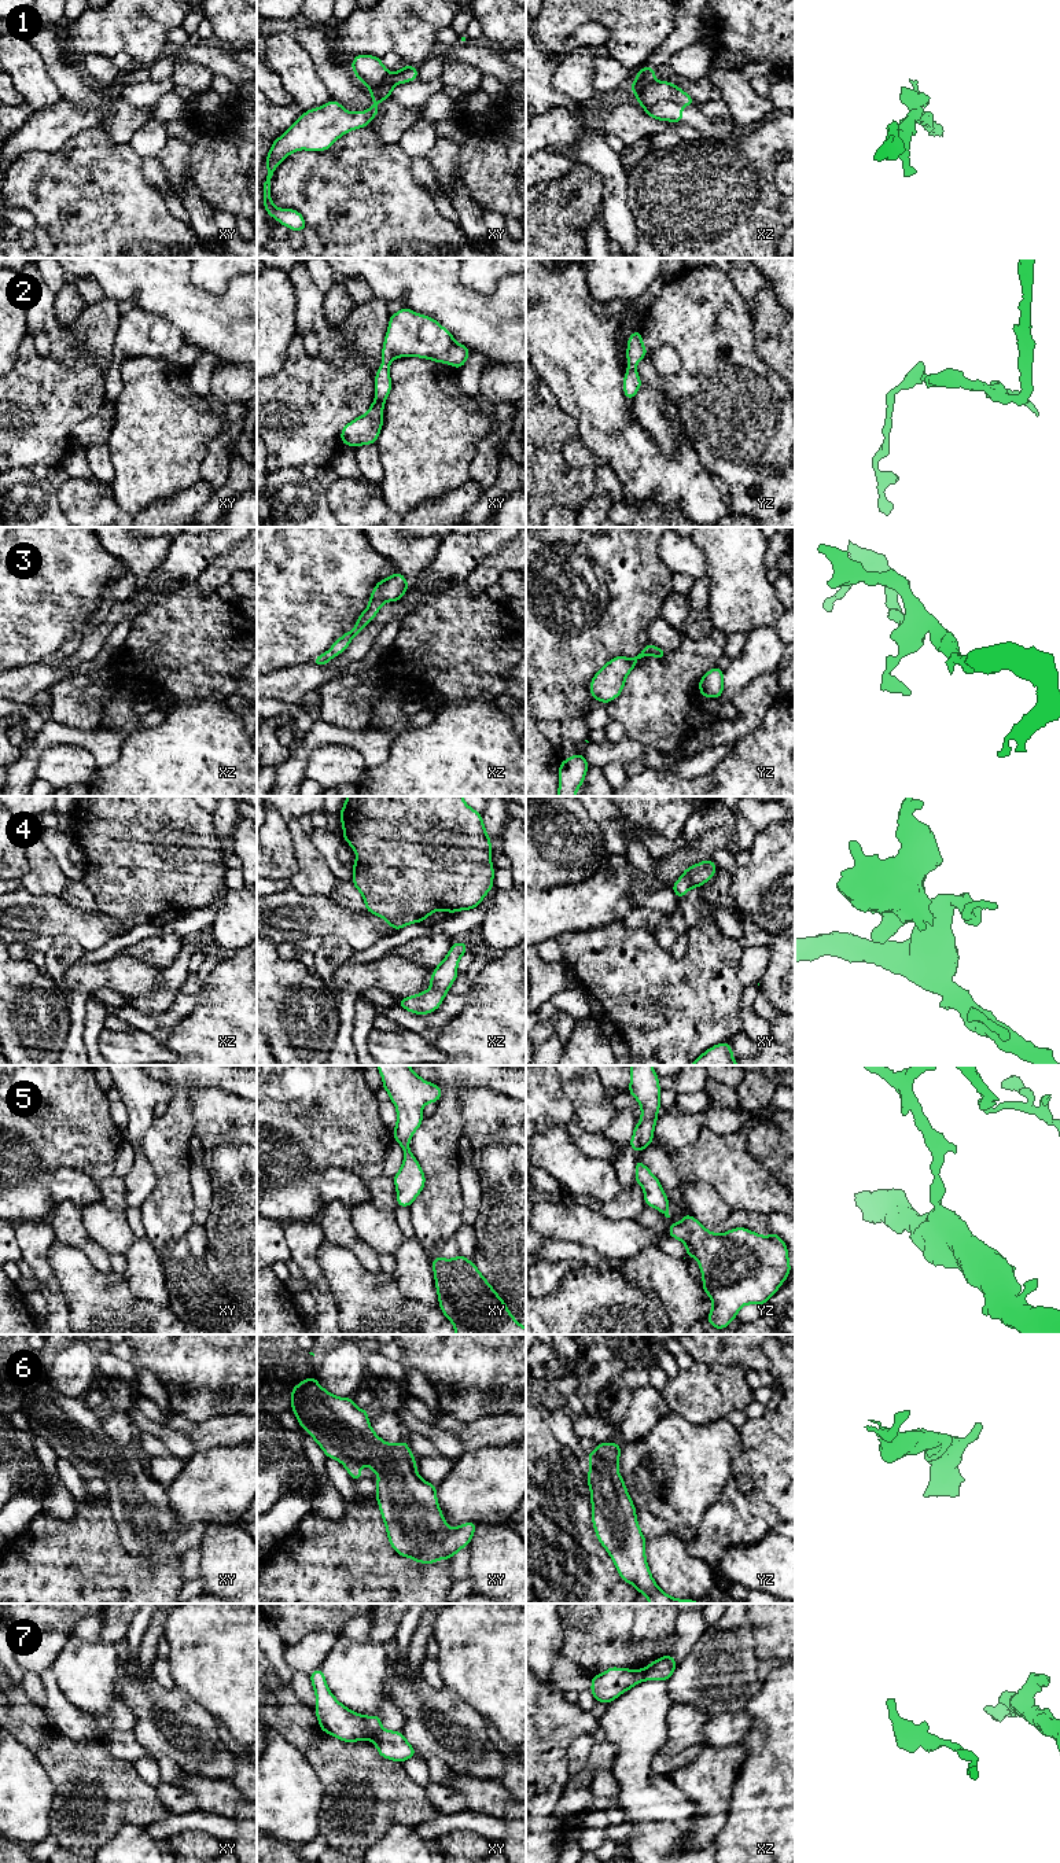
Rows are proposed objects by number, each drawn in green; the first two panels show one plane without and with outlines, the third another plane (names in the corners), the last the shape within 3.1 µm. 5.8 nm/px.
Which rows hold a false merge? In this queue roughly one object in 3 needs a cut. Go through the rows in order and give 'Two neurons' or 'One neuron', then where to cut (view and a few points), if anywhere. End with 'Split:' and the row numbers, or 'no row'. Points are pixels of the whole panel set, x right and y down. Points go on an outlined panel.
1: Two neurons. Split along xz (680, 105), (661, 103), (644, 109)
2: One neuron. No split
3: One neuron. No split
4: One neuron. No split
5: One neuron. No split
6: One neuron. No split
7: Two neurons. Split along xy (382, 1729), (372, 1740)
Split: 1, 7

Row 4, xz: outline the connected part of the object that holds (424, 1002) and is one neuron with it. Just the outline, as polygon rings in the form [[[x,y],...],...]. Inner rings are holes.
[[[464,942],[453,943],[448,956],[430,976],[431,987],[416,995],[401,998],[397,1004],[415,1015],[427,1015],[437,1010],[459,976],[459,960],[467,953],[467,945]]]

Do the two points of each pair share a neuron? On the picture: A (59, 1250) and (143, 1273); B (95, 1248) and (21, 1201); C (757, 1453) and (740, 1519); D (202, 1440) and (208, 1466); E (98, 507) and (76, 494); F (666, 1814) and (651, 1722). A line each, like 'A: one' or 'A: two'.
A: two
B: two
C: one
D: two
E: one
F: one

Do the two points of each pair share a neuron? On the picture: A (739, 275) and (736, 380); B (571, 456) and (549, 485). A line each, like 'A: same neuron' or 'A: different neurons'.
A: different neurons
B: different neurons

